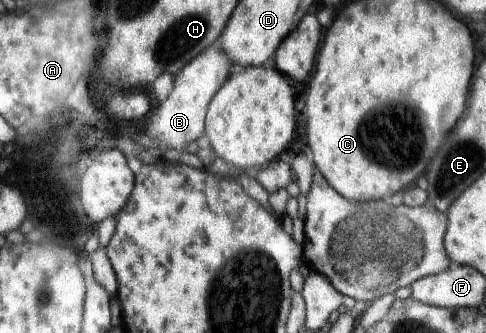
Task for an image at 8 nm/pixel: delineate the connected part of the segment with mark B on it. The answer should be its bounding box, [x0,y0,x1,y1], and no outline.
[148,41,236,152]

